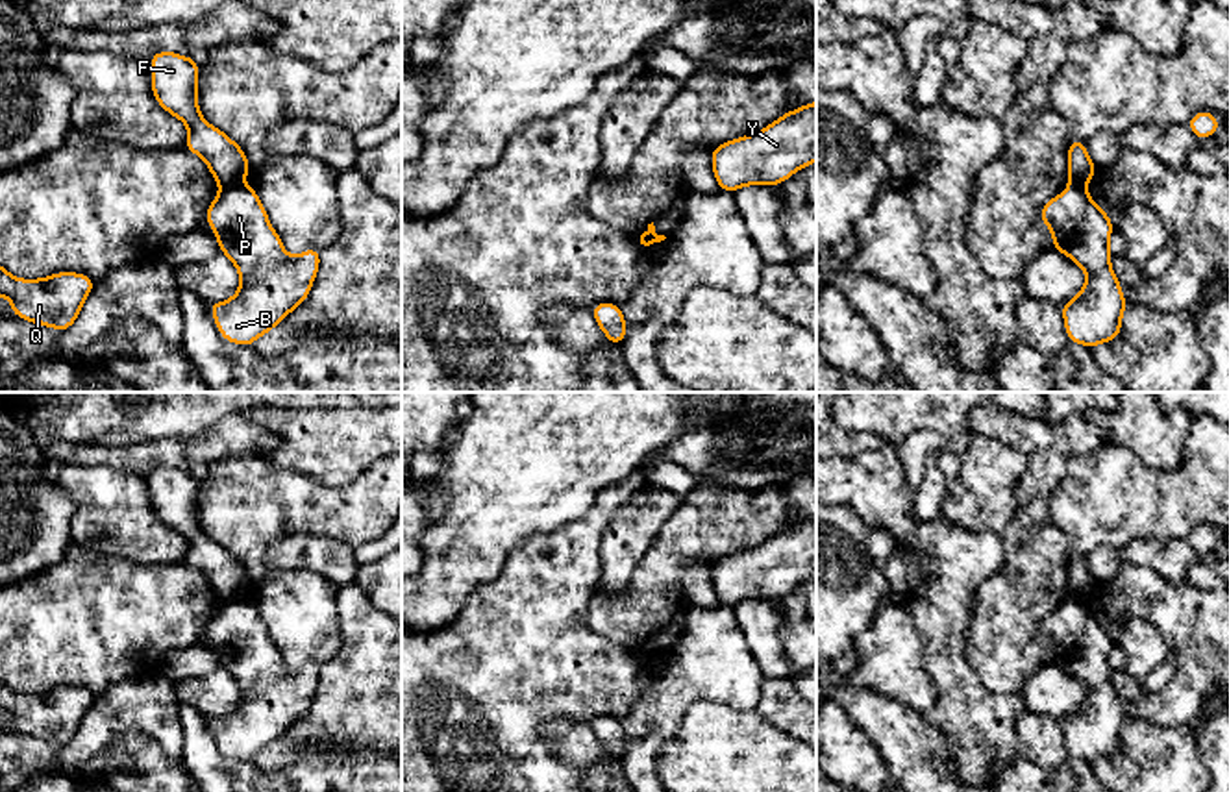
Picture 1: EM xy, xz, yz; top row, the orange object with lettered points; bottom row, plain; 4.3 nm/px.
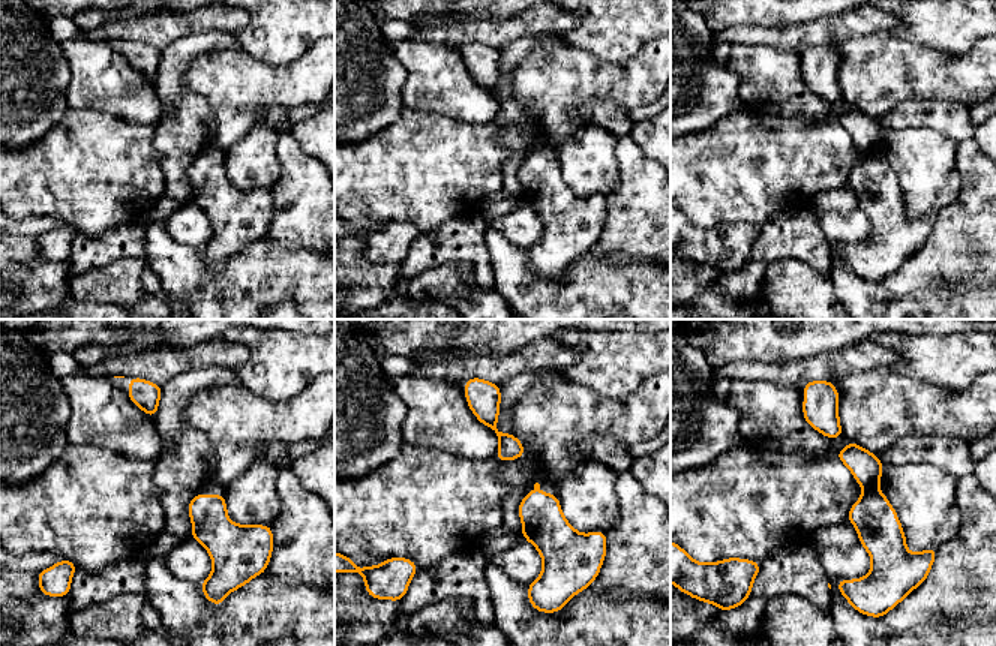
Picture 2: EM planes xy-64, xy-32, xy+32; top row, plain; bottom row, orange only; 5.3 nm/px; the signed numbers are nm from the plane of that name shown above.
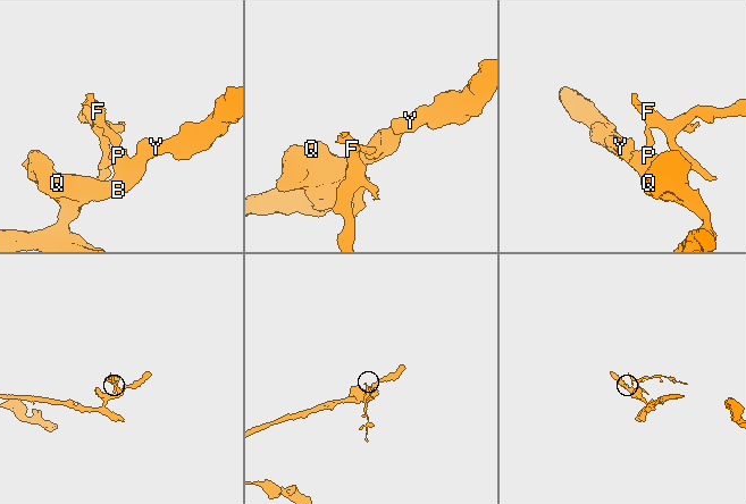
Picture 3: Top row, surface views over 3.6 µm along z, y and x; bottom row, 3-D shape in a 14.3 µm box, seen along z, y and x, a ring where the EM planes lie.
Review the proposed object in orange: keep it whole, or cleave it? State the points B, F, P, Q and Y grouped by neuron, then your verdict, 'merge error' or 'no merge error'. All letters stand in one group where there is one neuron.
B P Q Y / F; merge error

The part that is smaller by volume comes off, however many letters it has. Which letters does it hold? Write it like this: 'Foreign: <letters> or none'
Foreign: F

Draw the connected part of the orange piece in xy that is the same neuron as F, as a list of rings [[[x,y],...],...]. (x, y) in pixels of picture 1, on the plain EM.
[[[155,466],[150,472],[152,505],[159,520],[183,535],[189,542],[185,563],[200,570],[215,596],[230,601],[250,587],[242,563],[218,542],[204,535],[198,526],[198,474],[174,466]]]

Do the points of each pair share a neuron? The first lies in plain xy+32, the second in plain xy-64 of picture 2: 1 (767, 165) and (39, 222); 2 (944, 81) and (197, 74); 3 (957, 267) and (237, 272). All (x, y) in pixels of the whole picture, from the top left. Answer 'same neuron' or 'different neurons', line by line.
1: different neurons
2: same neuron
3: different neurons

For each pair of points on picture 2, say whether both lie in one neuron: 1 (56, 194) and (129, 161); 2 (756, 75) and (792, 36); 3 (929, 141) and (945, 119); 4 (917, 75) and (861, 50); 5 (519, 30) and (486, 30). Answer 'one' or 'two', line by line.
1: one
2: two
3: two
4: one
5: one

